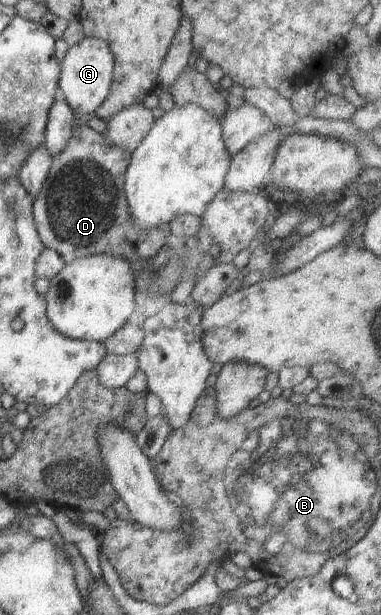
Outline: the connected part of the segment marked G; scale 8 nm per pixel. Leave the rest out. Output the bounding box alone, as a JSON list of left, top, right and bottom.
[59,37,115,117]

